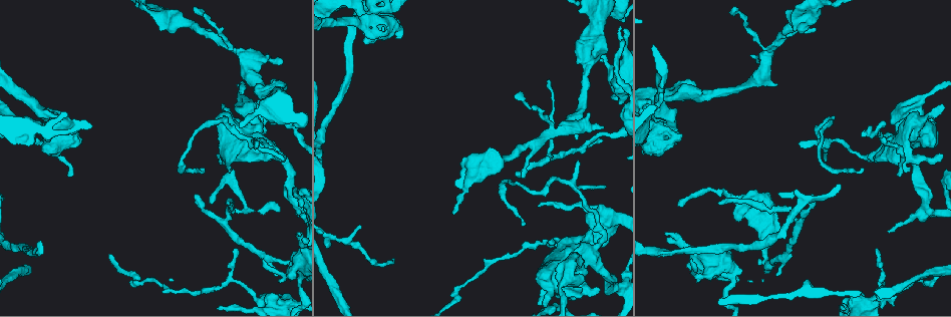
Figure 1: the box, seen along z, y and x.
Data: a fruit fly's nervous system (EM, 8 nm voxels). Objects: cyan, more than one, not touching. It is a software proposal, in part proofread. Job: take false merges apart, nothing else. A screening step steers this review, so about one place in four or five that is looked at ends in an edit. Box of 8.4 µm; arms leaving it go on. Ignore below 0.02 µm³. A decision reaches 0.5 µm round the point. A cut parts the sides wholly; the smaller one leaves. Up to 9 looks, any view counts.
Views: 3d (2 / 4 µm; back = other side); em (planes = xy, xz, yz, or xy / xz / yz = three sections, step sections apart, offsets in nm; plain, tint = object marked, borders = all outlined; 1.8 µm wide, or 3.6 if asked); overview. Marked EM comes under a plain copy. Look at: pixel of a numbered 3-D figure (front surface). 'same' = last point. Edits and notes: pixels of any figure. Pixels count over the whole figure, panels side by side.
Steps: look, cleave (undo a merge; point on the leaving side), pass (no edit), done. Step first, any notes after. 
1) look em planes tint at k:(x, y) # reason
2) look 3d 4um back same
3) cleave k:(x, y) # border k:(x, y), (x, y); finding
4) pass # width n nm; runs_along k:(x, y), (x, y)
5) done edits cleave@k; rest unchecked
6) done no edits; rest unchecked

look 3d 4um at 1:(237, 281) # calibre changes

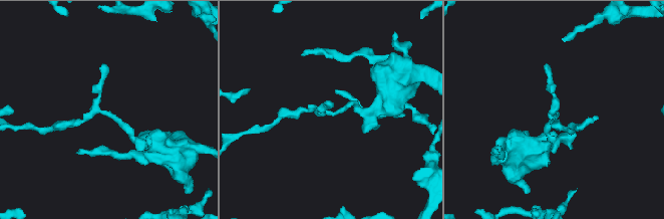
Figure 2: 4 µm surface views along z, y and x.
look em xz step 16 tint at 2:(106, 115) # need the tissue

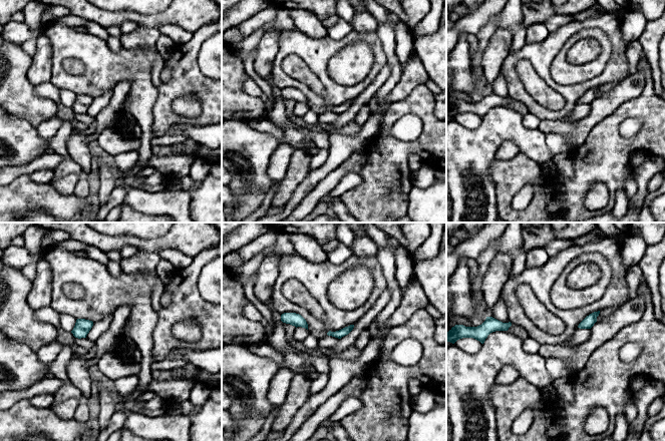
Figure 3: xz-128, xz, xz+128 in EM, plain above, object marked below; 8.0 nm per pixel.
look em planes tint same # cut it another way

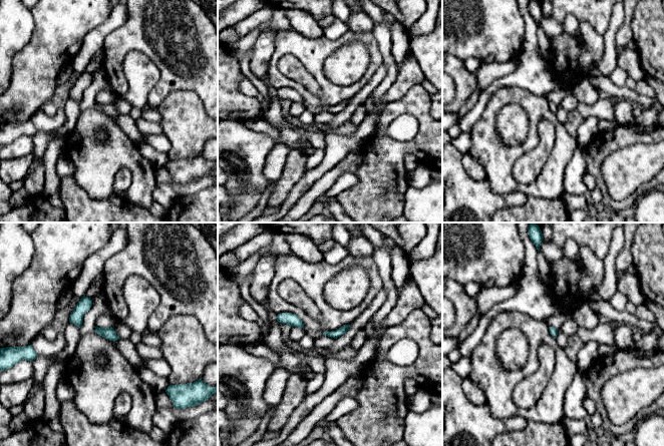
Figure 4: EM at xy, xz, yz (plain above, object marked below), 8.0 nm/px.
pass # width 70 nm; one neuron here

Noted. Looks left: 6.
look em xz step 8 tint at 1:(271, 158) # sudden change in width

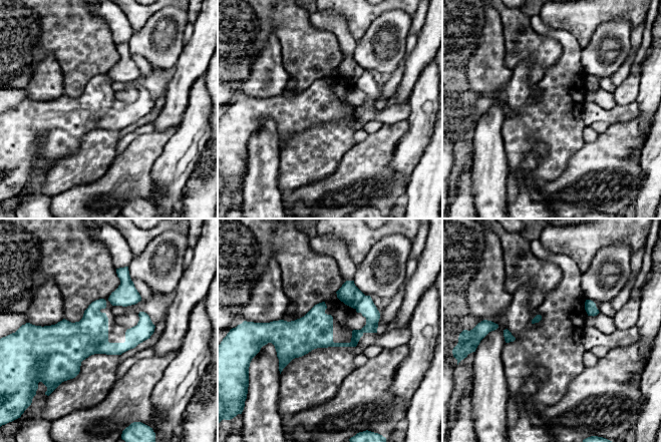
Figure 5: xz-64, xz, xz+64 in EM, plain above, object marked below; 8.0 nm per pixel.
cleave 5:(349, 294) # two neurons meet here

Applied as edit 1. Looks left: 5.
look overview # redraw

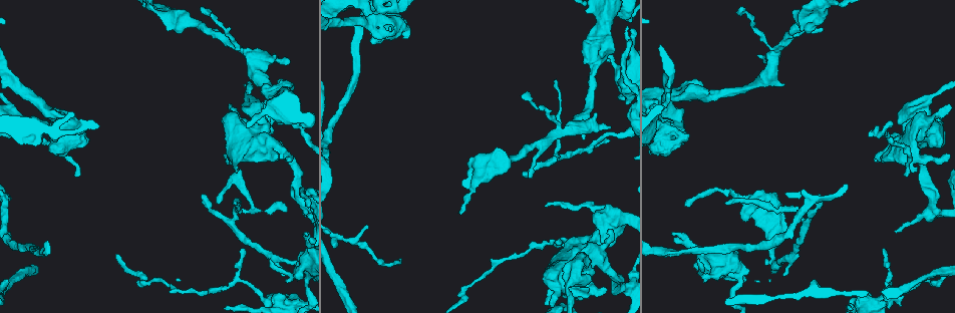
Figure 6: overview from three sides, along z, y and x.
look em 3.6um xz step 8 tint at 6:(301, 268) # abrupt turn

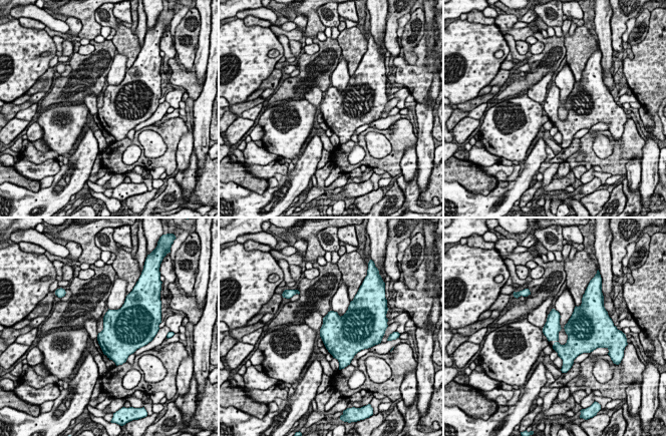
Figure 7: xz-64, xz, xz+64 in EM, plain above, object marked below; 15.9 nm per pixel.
look em 3.6um planes tint same

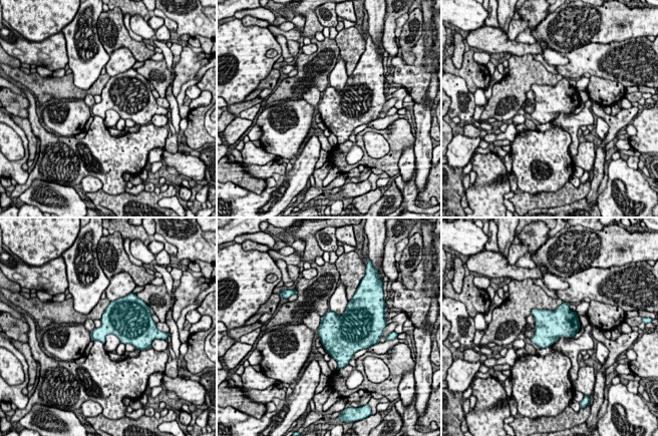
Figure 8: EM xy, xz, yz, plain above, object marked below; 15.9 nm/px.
pass # continuous, no second neuron

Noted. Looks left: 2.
look 3d 2um back at 6:(553, 280) # sudden change in width

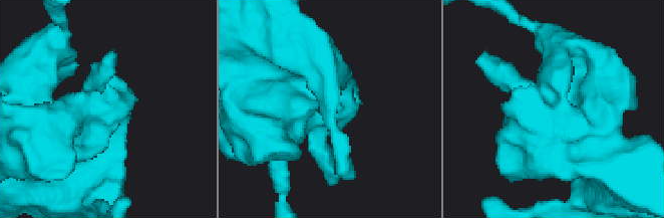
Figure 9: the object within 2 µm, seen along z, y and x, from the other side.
look em xz step 8 tint at 9:(103, 101)

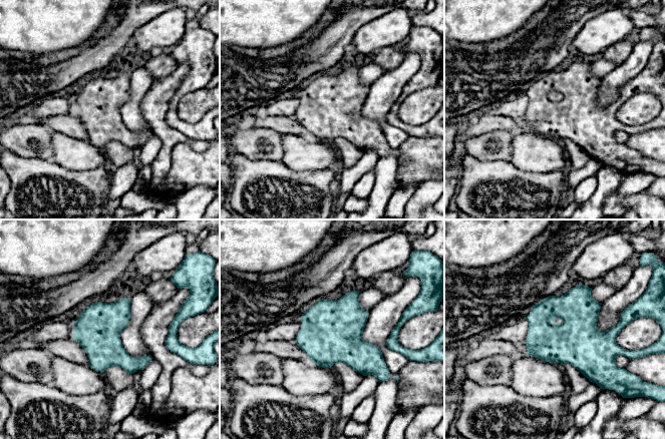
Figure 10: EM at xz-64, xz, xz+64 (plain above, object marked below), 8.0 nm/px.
pass # one neuron here

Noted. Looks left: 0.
done edits cleave@5; rest unchecked

